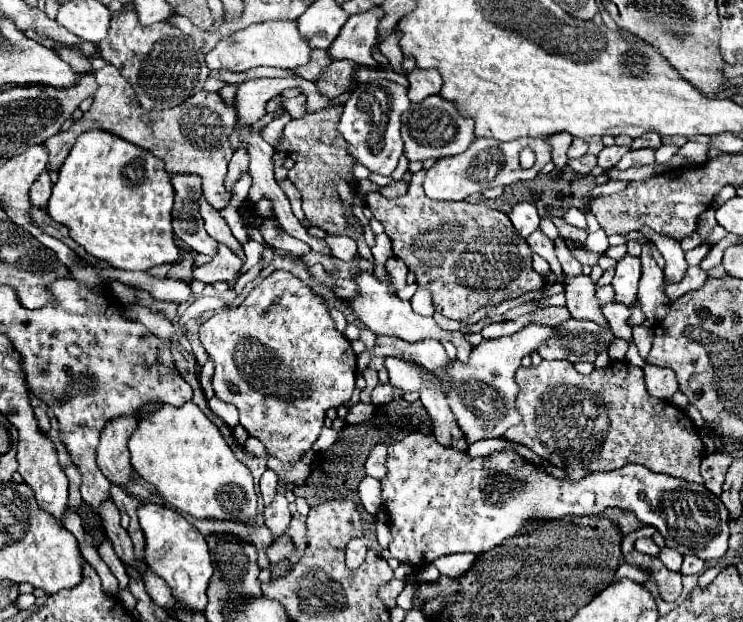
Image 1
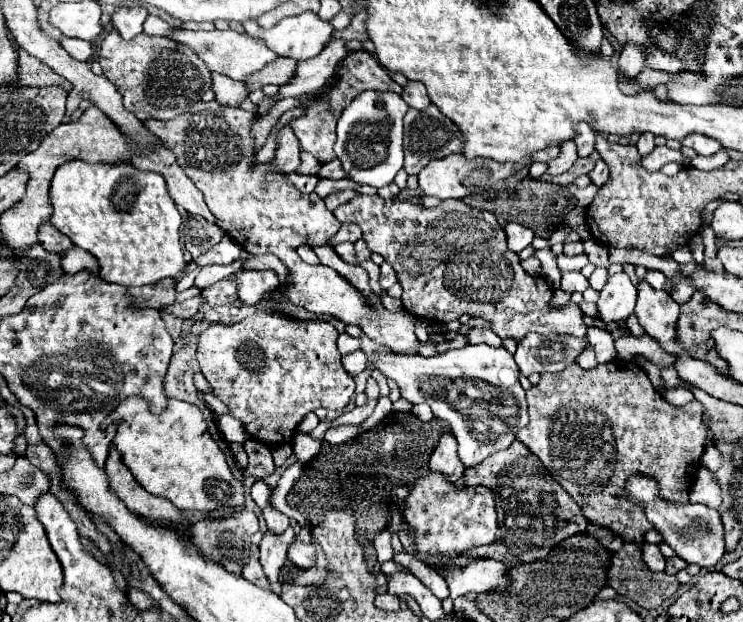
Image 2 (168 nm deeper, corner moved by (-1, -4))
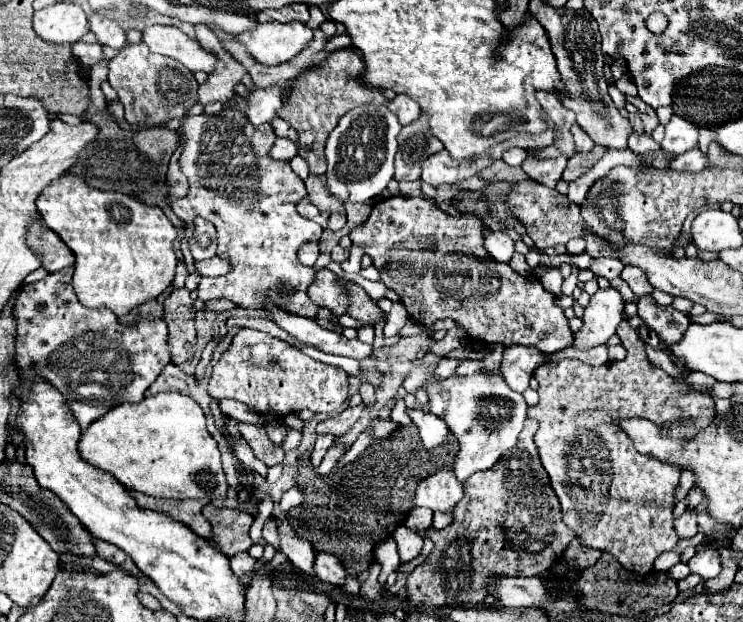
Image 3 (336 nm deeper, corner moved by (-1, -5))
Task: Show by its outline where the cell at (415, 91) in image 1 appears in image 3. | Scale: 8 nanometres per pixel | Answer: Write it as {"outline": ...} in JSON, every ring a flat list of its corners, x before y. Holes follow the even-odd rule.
{"outline":[[397,94,391,102,389,102,389,110,393,110,397,116,399,116,399,122,403,126,411,124,413,120,417,120,421,116,421,108,419,104,407,96,407,94]]}

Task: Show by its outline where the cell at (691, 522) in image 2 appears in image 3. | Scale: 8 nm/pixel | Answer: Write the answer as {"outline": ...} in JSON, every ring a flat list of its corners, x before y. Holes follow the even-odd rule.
{"outline":[[701,542,697,546,697,552,695,556,687,562,691,572,699,574,703,580,709,580,709,578,715,578,721,570,721,562,719,562,719,552,715,548,713,542]]}

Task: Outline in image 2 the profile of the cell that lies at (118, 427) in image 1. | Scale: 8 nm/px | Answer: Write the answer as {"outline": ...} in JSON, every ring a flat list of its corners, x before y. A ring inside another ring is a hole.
{"outline":[[111,447,109,459,105,463,105,471,111,481,111,489,119,495,119,499,127,505,127,509,135,511,137,515,149,519,149,521,161,521,161,523,183,523,187,525,187,517,181,509,175,509,171,501,165,497,157,497,147,493,131,475,131,471,123,465,119,453]]}

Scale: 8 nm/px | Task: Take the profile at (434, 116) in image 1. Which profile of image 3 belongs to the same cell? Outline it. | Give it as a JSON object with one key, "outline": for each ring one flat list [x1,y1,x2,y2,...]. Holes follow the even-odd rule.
{"outline":[[423,114,399,132,399,150,395,154,395,180,419,180,421,164,431,154,445,150,443,142,431,134,429,118]]}

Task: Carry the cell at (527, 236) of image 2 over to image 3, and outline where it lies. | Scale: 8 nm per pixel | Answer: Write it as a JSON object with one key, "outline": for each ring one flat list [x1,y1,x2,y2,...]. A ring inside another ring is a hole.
{"outline":[[489,232,485,238,485,250,497,260,497,262,509,262,511,256,515,254,515,240,503,232]]}

